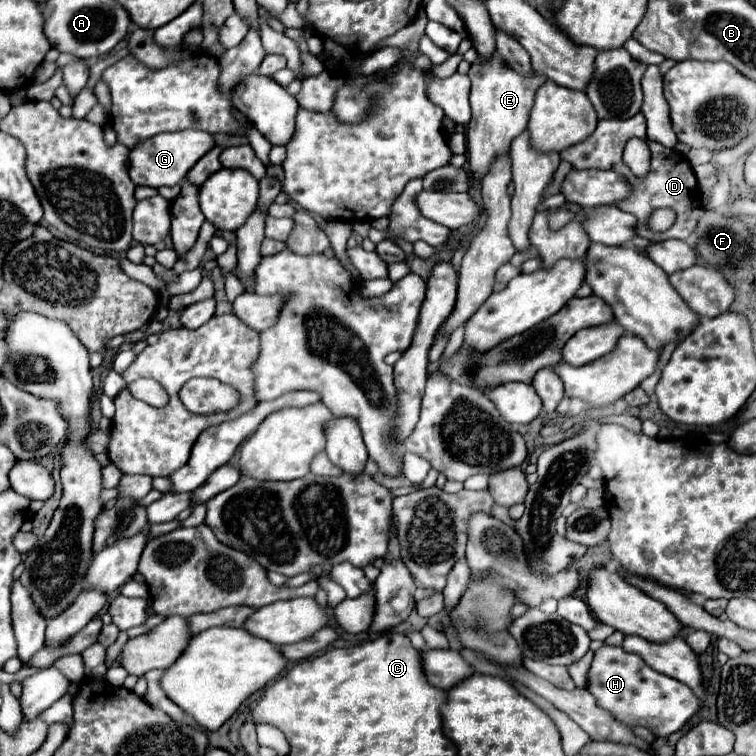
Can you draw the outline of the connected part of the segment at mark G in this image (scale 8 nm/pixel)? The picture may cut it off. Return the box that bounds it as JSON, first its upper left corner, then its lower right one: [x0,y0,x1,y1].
[129,129,215,187]

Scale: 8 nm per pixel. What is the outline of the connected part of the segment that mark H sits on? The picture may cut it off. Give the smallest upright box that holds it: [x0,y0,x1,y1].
[587,645,701,737]

